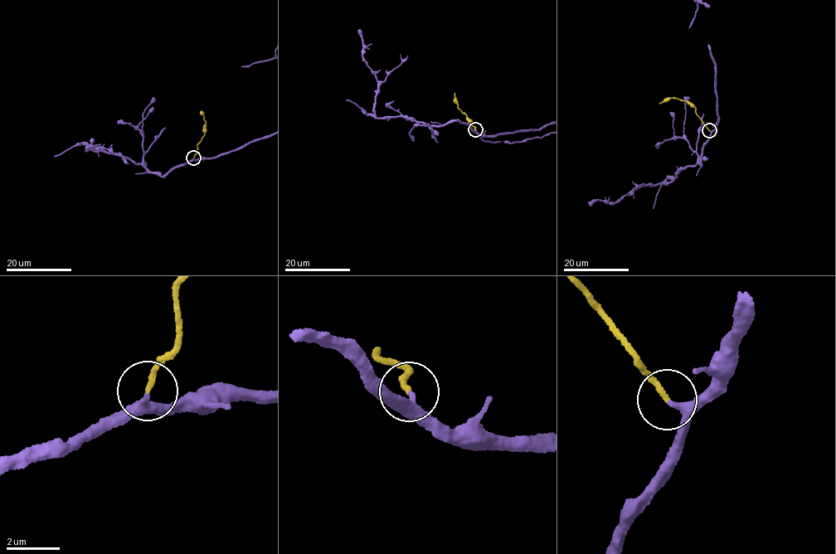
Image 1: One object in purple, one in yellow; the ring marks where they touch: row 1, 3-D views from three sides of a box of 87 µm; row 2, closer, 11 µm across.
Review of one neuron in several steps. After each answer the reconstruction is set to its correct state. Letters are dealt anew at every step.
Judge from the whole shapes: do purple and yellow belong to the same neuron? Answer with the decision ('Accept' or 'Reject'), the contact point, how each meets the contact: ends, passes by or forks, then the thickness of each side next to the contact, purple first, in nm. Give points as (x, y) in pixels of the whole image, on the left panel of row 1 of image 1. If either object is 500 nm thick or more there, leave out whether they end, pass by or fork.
Accept. Place: (193, 157). At the ring purple passes by. At the ring yellow ends. Thickness 240 nm (purple) against 200 nm

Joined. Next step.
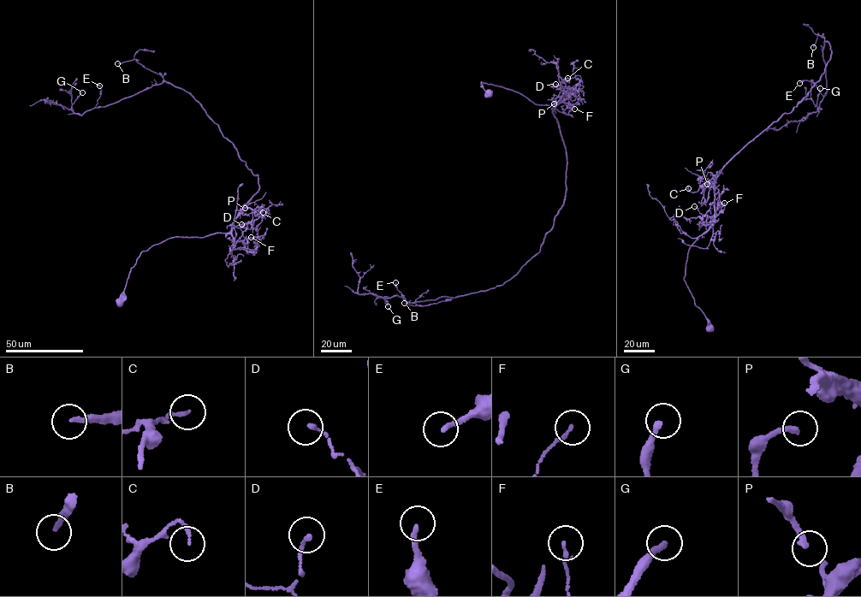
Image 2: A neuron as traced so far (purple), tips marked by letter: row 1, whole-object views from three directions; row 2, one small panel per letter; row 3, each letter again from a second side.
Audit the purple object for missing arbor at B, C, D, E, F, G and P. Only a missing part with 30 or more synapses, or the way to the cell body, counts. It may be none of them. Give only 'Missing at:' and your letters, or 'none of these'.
Missing at: B, G

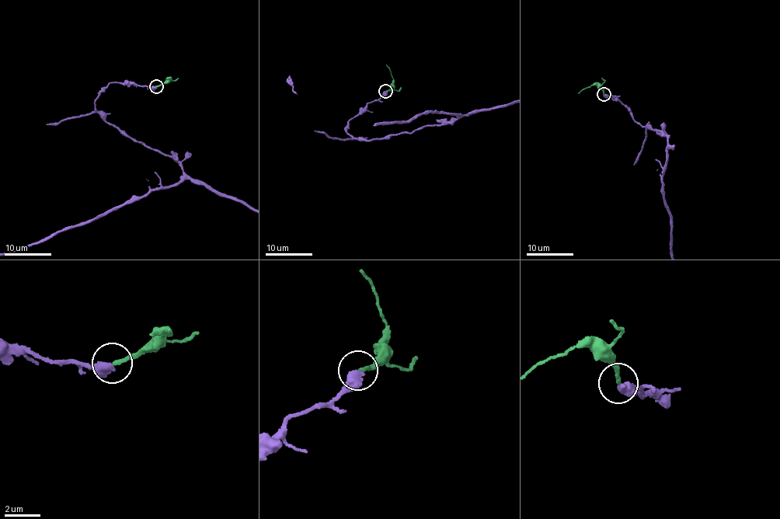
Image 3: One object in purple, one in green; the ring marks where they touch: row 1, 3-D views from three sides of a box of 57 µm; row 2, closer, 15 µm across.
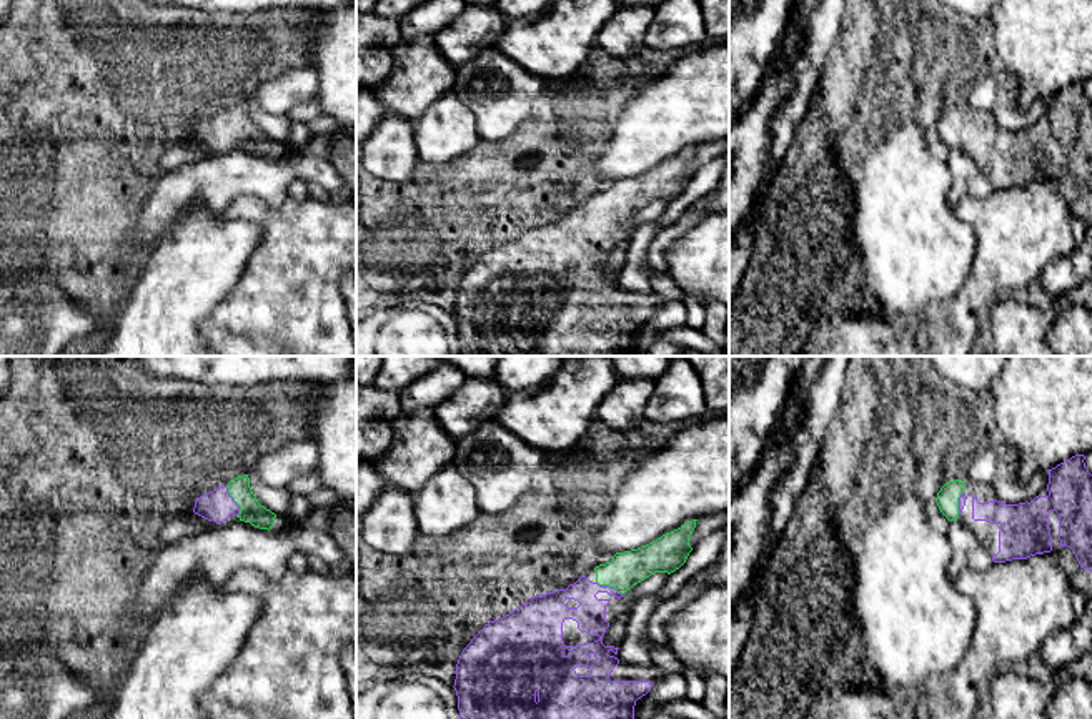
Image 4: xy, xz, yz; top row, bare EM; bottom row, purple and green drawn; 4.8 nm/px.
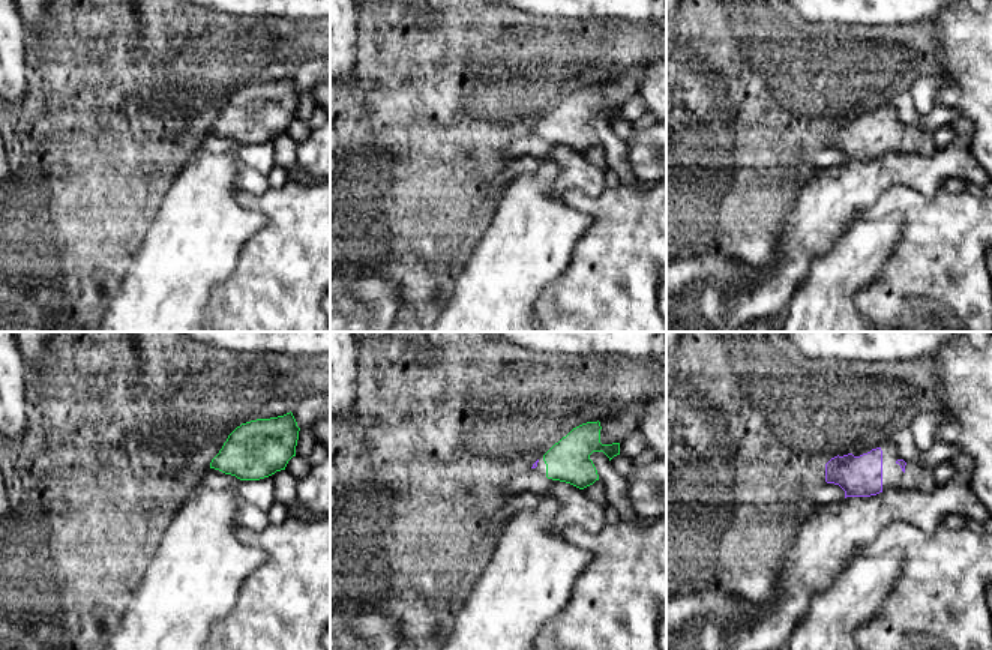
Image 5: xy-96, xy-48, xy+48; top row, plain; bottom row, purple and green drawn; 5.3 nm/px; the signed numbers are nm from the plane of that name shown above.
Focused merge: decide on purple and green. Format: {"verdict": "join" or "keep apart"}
{"verdict": "join"}

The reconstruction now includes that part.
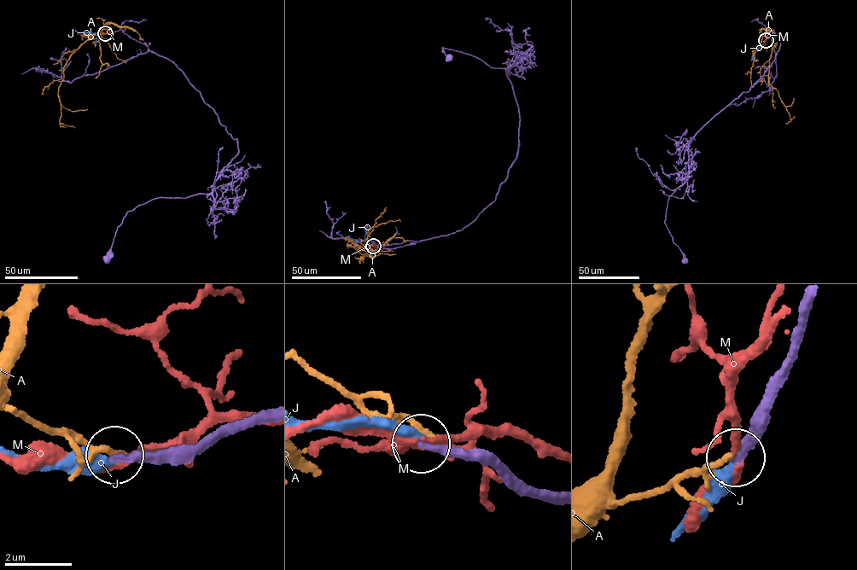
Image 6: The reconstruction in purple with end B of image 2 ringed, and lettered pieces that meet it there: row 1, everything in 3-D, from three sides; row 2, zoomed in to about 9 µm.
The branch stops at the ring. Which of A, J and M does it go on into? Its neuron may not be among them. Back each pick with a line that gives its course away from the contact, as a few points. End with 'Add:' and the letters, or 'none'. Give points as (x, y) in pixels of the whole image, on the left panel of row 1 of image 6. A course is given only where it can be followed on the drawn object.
J: it runs (106, 33), (81, 33), (75, 30)
Add: J

